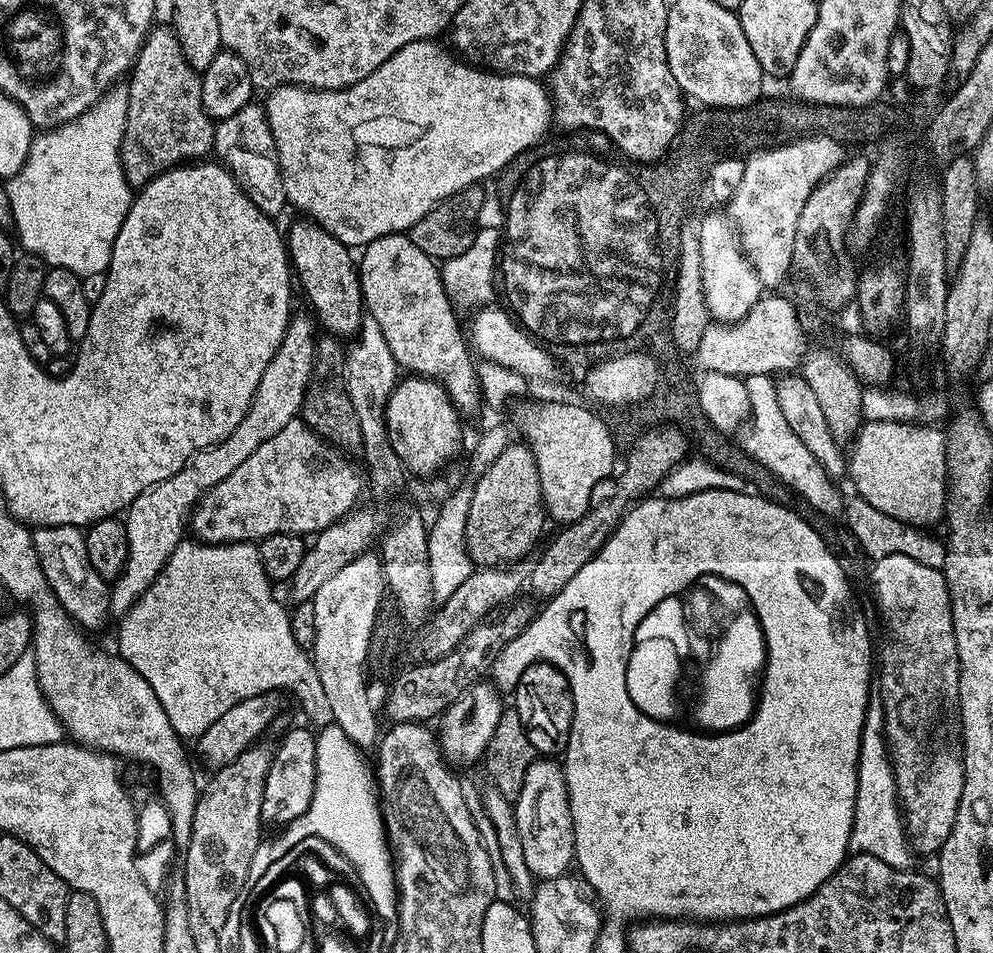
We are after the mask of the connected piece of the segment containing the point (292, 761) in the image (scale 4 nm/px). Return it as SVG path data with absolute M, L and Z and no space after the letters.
M303 727L290 729L281 738L280 745L275 745L270 770L266 774L266 786L262 790L262 821L265 825L287 826L306 814L310 798L314 798L316 738L311 727Z

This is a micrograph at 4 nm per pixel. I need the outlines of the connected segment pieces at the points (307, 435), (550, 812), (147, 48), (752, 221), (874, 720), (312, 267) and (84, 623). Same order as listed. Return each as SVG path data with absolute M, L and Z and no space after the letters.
M297 418L286 422L286 426L282 426L282 430L278 430L278 434L274 434L274 438L270 438L266 442L262 442L262 446L258 446L258 450L254 450L254 454L250 454L250 458L246 458L246 462L242 462L242 466L238 466L238 470L234 470L234 474L230 474L230 478L222 478L222 482L218 482L218 486L214 486L209 492L200 499L199 504L192 510L190 517L190 532L192 532L197 541L205 544L243 544L245 542L259 542L264 540L270 534L278 534L279 532L294 532L297 534L317 534L326 530L331 524L338 523L339 520L347 516L349 512L357 507L356 499L360 496L360 491L366 488L366 484L360 481L360 472L351 464L349 457L345 455L341 449L331 445L324 439L319 431L316 432L308 424L303 424L303 419Z
M537 758L532 761L530 770L526 770L526 782L522 782L520 796L514 802L518 834L522 838L522 854L526 854L526 866L537 881L553 880L565 875L574 864L576 847L574 846L574 822L570 814L570 798L566 790L564 769L555 759Z
M153 27L126 80L128 109L120 164L129 184L143 186L171 168L200 162L213 151L216 124L202 106L201 73L194 71L171 27Z
M807 134L796 139L800 140L776 144L747 157L742 184L726 208L727 215L738 229L744 255L760 275L761 285L768 290L779 289L776 287L783 282L788 271L793 271L792 251L802 206L806 206L810 194L828 173L840 165L842 159L841 153L836 153L838 145L835 140Z
M869 703L860 739L858 790L848 846L853 853L870 854L895 868L911 869L914 853L908 837L904 835L904 818L900 811L900 801L896 798L896 779L892 773L888 741L884 738L884 726L884 709L879 703Z
M307 218L296 219L300 220L294 221L288 232L286 228L286 247L299 291L301 288L308 295L313 308L311 311L325 333L337 338L355 337L364 321L366 309L353 253L347 244L338 242L338 238L334 238L334 234L327 232L321 224Z
M50 524L37 527L32 541L38 562L46 574L46 582L68 615L81 629L102 627L110 617L110 588L86 558L84 532L73 524Z

